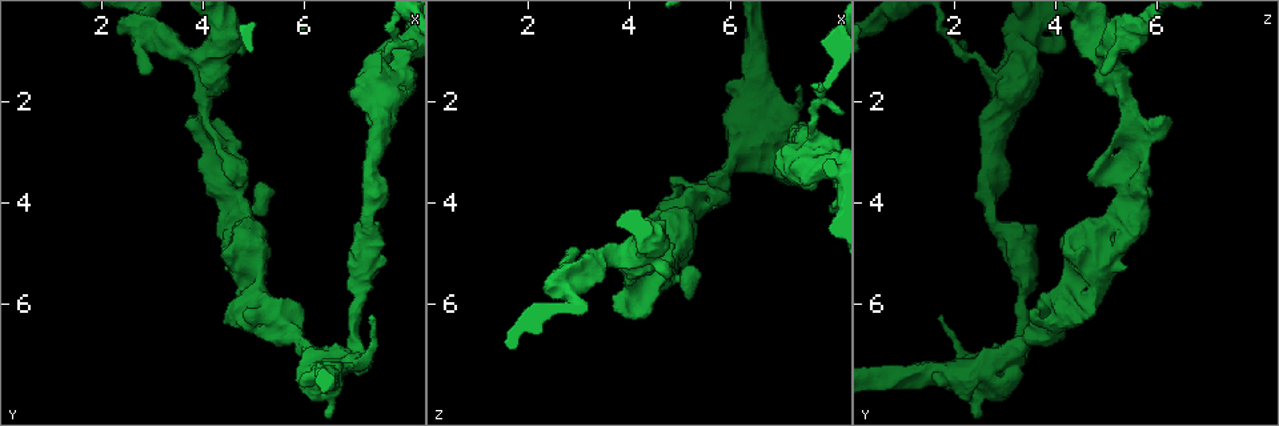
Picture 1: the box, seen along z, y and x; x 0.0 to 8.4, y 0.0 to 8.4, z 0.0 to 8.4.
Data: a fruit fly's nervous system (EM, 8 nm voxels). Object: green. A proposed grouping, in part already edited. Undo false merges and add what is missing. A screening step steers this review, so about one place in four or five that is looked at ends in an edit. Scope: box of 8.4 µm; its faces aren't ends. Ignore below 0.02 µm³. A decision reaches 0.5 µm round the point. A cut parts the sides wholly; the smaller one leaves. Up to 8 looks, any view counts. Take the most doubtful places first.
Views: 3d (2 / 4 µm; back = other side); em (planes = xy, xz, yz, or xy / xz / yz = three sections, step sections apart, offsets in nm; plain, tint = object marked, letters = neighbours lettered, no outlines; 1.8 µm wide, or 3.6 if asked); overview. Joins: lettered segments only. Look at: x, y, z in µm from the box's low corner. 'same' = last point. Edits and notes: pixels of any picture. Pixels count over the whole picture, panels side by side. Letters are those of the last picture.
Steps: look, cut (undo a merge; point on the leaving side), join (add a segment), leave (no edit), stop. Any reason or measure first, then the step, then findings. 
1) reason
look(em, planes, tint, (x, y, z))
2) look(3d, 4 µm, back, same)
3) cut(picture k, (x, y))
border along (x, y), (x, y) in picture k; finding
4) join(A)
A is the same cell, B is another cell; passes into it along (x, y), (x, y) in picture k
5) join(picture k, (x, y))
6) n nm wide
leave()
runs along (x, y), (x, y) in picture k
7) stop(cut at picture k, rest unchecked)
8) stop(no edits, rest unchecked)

thick turns thin
look(3d, 4 µm, (4.00, 1.25, 5.05))

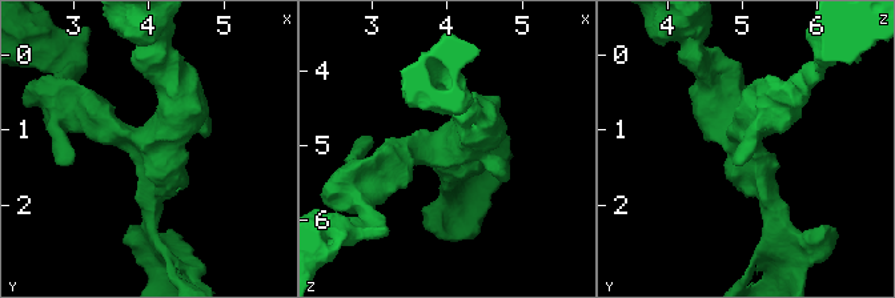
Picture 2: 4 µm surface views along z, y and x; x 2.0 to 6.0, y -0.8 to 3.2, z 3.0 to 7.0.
shape alone is not enough
look(em, planes, letters, (3.95, 1.25, 5.15))

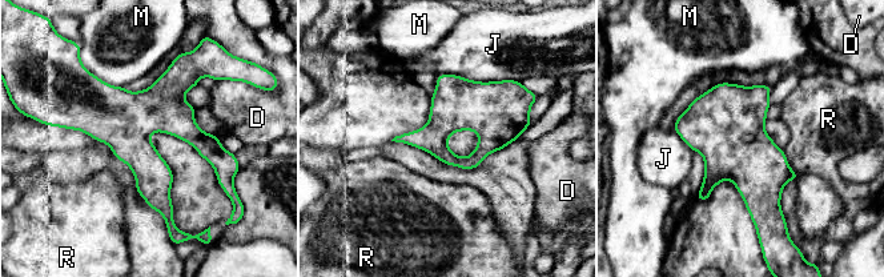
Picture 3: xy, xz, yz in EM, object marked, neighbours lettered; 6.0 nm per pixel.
240 nm wide
leave()
D, J, M and R are other cells; border along (794, 179), (780, 199), (786, 223) in picture 3; continuous, no second neuron

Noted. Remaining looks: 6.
four or more arms meet
look(em, 3.6 µm, planes, letters, (7.55, 1.60, 3.00))

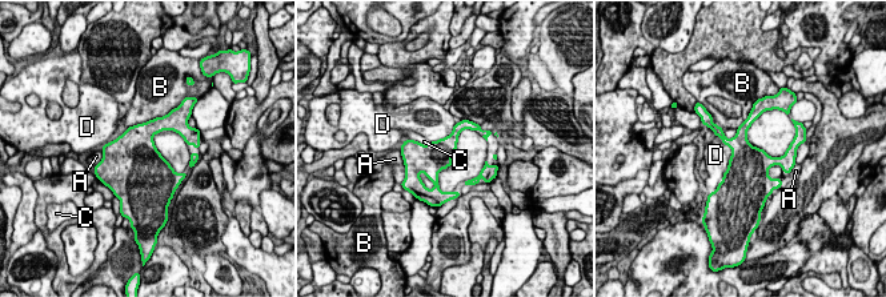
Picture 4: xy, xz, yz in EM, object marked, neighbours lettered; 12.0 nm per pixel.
D touches over 600 nm
leave()
A, B, C and D are other cells; one neuron here

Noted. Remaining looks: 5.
two arms at a narrow angle
look(3d, 4 µm, (4.60, 3.80, 5.45))

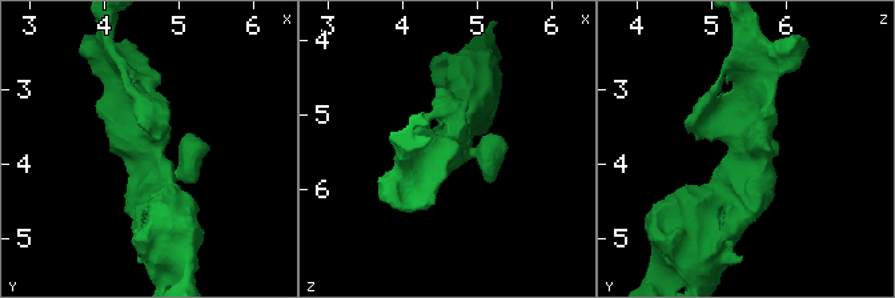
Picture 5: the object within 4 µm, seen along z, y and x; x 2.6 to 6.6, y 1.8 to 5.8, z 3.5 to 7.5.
now the EM
look(em, planes, letters, (4.55, 3.85, 5.55))

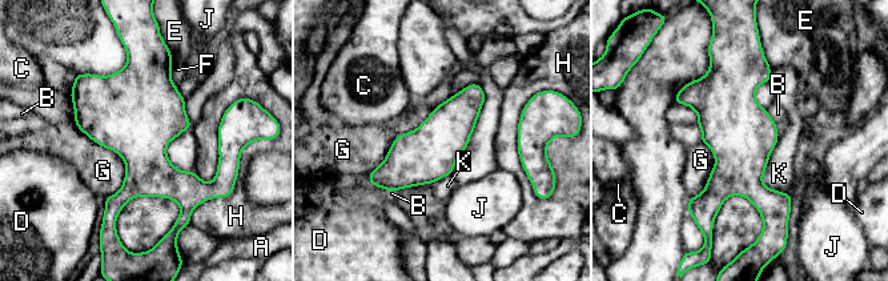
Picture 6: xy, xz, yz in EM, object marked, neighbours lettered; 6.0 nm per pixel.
leave()
A, B, C, D, E, F, G, H, J and K are other cells; border along (75, 123), (123, 160), (116, 193) in picture 6; continuous, no second neuron

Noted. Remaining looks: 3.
stop(no edits, rest unchecked)

